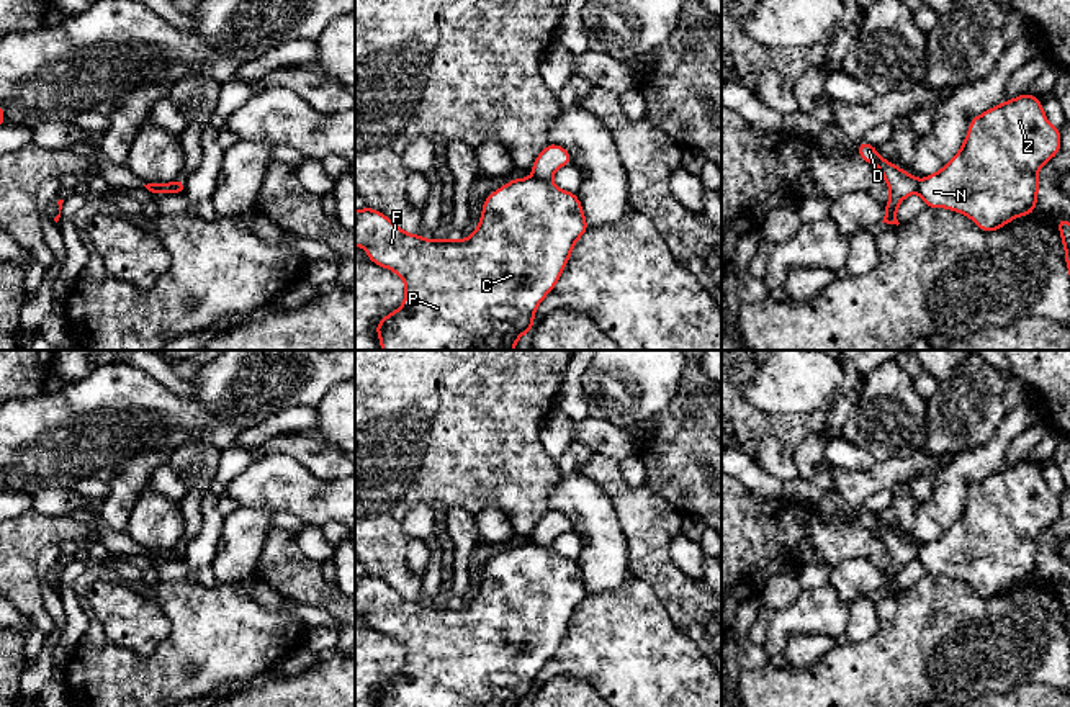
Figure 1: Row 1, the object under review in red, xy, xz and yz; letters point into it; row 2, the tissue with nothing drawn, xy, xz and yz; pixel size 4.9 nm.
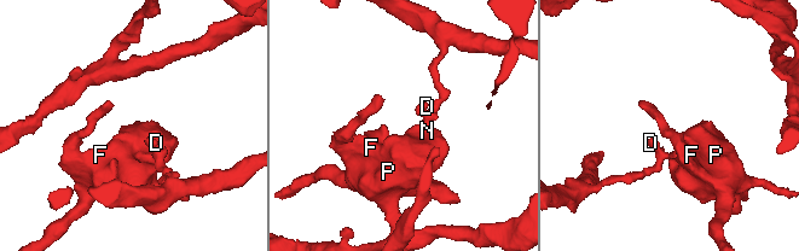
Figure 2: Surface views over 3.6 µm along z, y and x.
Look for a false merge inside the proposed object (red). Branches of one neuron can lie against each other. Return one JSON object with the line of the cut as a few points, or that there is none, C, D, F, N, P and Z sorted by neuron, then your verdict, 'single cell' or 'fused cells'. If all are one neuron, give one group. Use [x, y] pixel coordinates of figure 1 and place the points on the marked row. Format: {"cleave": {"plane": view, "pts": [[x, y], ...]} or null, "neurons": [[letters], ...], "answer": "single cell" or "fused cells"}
{"cleave": {"plane": "xz", "pts": [[532, 177], [550, 182]]}, "neurons": [["C", "F", "N", "P", "Z"], ["D"]], "answer": "fused cells"}

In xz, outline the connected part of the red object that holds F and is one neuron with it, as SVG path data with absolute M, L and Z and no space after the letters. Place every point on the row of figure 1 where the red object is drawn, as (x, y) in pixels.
M514 178L497 191L488 195L483 203L483 214L478 227L468 239L424 239L419 234L407 234L399 226L396 226L389 218L375 208L355 209L355 245L362 245L368 260L381 265L404 280L406 298L399 309L389 313L386 317L380 319L375 332L380 335L380 345L383 350L514 350L515 342L528 331L533 329L533 316L543 298L558 283L568 259L571 257L573 247L578 239L587 231L581 201L576 193L558 188L551 182L538 178Z

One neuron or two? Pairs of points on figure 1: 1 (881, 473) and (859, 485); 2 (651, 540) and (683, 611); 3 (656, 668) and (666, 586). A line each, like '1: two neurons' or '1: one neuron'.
1: one neuron
2: one neuron
3: two neurons

